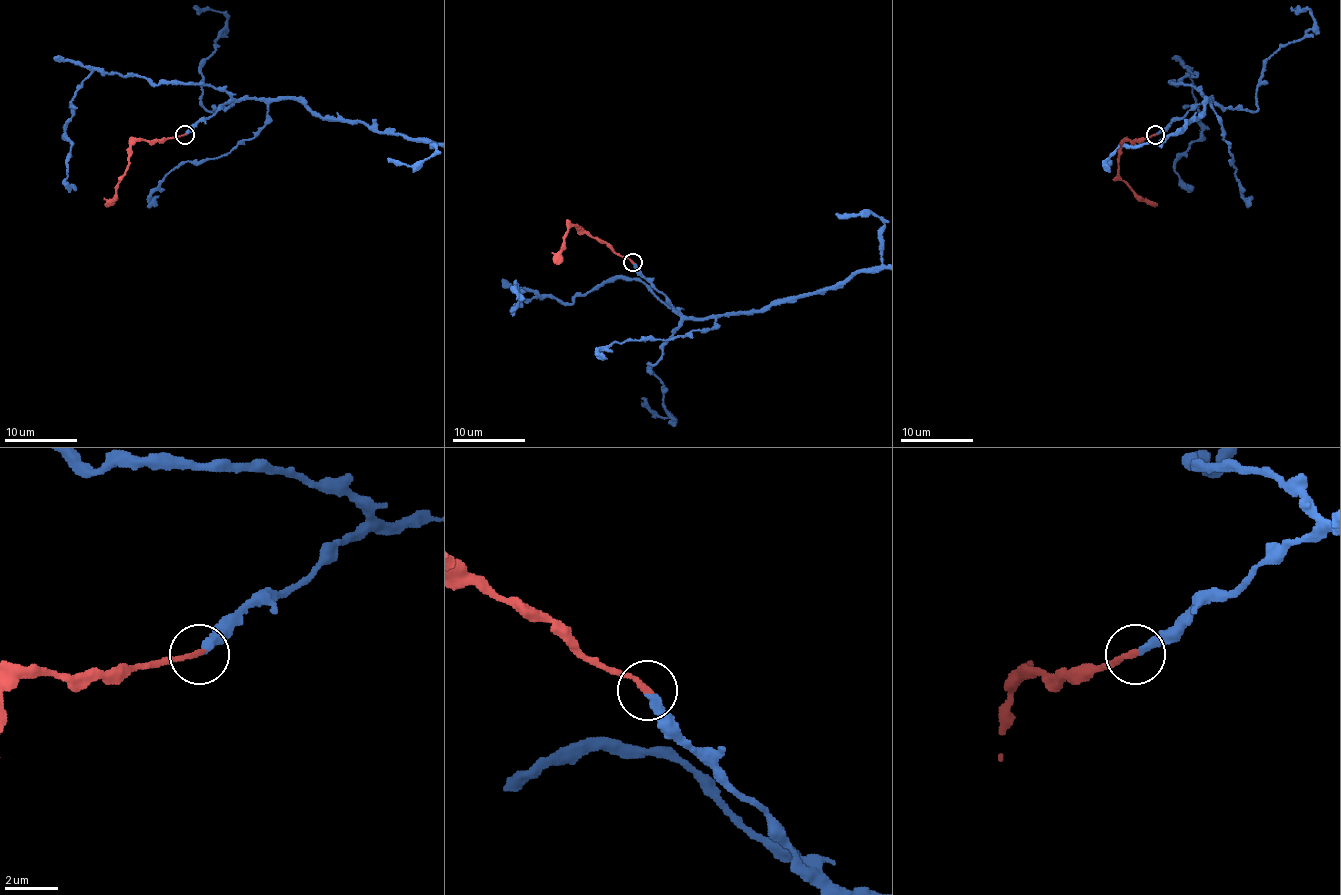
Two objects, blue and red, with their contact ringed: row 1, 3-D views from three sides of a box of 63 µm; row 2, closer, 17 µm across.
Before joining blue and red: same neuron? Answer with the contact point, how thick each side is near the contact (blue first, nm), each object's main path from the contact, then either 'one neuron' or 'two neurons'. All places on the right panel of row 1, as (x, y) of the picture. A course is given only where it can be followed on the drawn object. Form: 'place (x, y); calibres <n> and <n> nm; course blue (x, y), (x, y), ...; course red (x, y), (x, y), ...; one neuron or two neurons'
place (1155, 135); calibres 320 and 200 nm; course red (1155, 135), (1125, 140), (1120, 146), (1118, 175), (1138, 195), (1156, 206); one neuron

